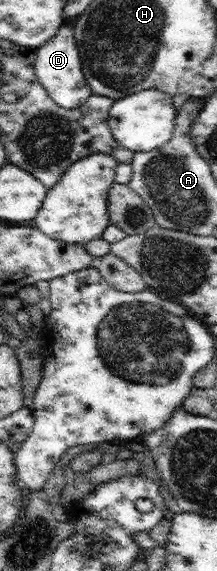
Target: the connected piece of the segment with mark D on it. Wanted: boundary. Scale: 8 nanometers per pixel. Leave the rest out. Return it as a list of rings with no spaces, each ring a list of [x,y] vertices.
[[[73,24],[61,26],[51,39],[35,50],[34,73],[49,96],[57,105],[65,109],[83,106],[91,98],[92,90],[83,74],[79,48],[77,48],[73,33]]]

